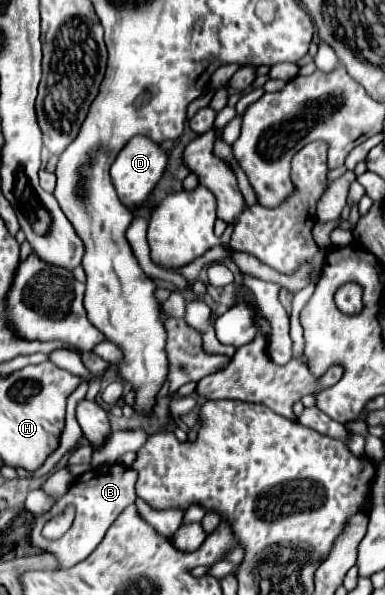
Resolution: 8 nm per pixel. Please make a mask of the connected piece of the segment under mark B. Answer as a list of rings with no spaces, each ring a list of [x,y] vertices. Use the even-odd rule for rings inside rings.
[[[115,462],[115,464],[103,464],[103,466],[97,466],[89,472],[85,472],[83,476],[79,476],[73,486],[69,488],[69,492],[55,504],[55,508],[43,516],[37,518],[35,526],[33,526],[33,534],[31,534],[31,544],[45,550],[45,552],[51,552],[57,556],[61,568],[71,568],[75,564],[79,564],[81,560],[85,560],[97,546],[99,542],[105,538],[105,532],[109,530],[109,526],[115,522],[115,518],[129,506],[137,500],[137,494],[135,494],[135,484],[137,484],[137,472],[121,462]],[[67,504],[73,504],[75,506],[75,520],[71,524],[71,528],[65,532],[63,538],[59,540],[45,540],[41,536],[41,528],[45,526],[45,522],[49,522],[53,516],[57,516],[59,512],[63,512],[63,508]]]

